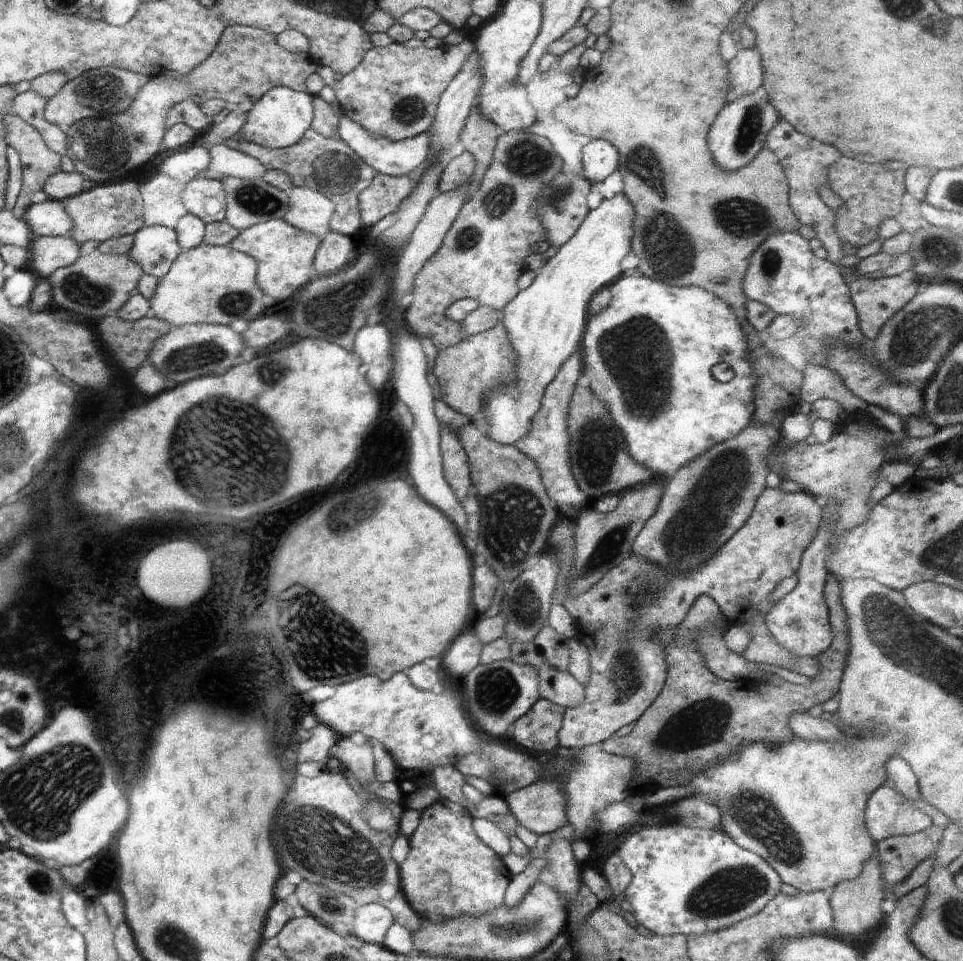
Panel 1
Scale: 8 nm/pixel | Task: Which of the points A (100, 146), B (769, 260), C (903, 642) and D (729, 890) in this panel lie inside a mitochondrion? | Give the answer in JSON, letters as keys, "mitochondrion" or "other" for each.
{"A":"mitochondrion","B":"mitochondrion","C":"mitochondrion","D":"mitochondrion"}

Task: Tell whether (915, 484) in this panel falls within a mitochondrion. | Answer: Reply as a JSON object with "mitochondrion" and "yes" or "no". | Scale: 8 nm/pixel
{"mitochondrion":"no"}

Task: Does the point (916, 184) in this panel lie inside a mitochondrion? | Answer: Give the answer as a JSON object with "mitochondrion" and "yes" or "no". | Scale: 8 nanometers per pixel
{"mitochondrion":"no"}

